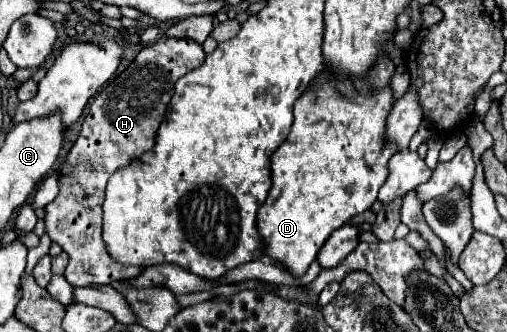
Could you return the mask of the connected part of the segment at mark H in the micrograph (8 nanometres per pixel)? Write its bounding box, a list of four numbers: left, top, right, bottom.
[46,38,206,288]

